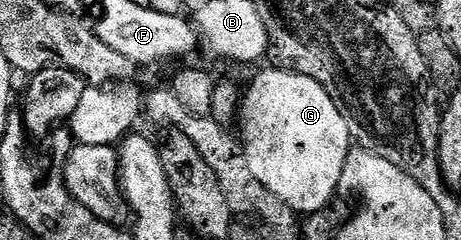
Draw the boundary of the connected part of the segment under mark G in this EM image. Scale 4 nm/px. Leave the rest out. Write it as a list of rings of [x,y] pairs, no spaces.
[[[270,66],[267,72],[262,72],[250,84],[250,89],[245,89],[240,100],[240,121],[242,120],[242,136],[240,143],[242,151],[246,154],[248,170],[256,174],[256,179],[280,202],[284,202],[296,214],[309,214],[319,212],[327,207],[337,190],[338,184],[343,183],[342,171],[344,162],[348,158],[352,141],[348,122],[344,122],[344,114],[332,102],[328,90],[320,86],[307,76],[295,72],[285,71],[277,66]]]

